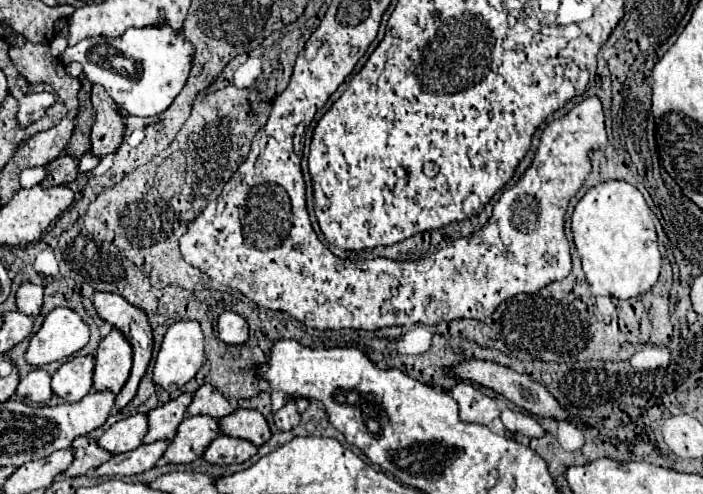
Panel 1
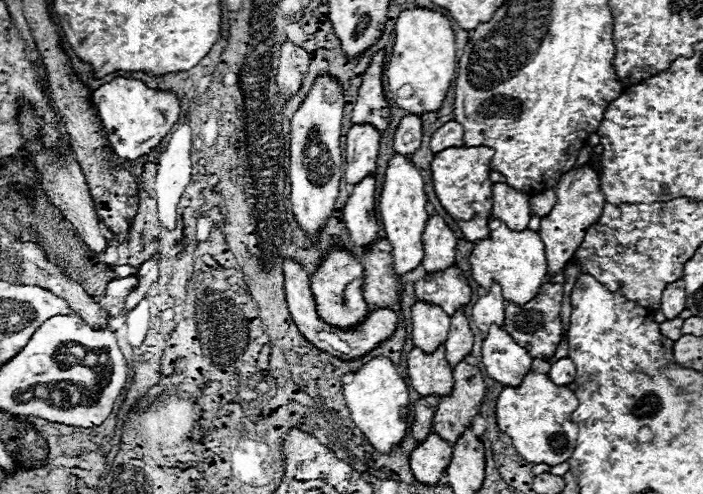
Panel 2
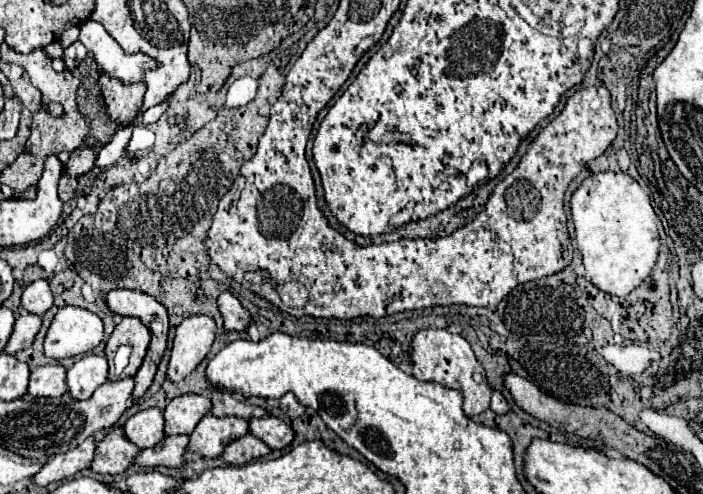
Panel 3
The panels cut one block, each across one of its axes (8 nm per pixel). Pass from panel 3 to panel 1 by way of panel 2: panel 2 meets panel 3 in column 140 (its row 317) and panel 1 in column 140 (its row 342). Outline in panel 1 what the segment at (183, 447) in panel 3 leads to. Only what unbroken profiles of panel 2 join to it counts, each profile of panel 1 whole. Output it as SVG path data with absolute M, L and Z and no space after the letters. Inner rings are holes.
M158 440L152 444L142 444L124 454L116 454L108 462L98 466L94 476L98 476L98 478L100 476L132 476L132 474L146 472L146 470L154 468L154 464L160 460L160 456L164 454L168 444L170 442L166 442L166 440Z

